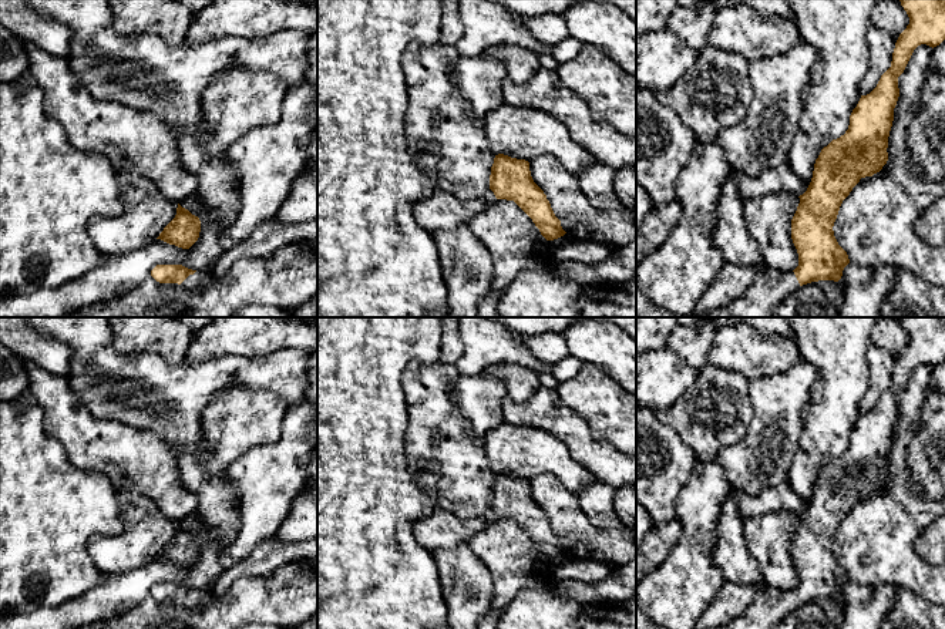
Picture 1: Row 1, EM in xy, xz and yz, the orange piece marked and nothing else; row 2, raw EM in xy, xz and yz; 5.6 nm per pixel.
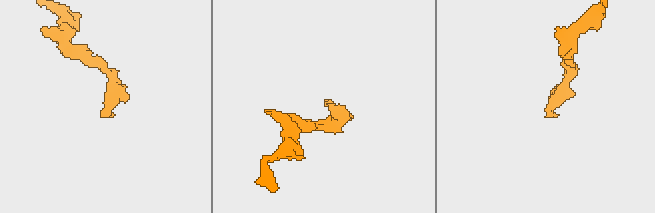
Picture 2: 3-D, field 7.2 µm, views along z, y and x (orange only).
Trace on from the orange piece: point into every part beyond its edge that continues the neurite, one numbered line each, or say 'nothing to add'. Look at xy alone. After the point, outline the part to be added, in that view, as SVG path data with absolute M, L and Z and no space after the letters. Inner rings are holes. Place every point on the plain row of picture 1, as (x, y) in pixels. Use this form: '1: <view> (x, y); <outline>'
1: xy (199, 598); M196 589L194 593L189 593L181 603L168 602L172 606L182 606L186 609L202 609L213 599L213 595L209 589Z

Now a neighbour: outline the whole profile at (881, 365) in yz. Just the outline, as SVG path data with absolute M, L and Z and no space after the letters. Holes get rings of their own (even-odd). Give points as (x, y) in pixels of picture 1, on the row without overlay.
M871 346L867 353L870 383L860 401L860 413L870 413L878 403L881 394L891 386L895 360L888 352Z

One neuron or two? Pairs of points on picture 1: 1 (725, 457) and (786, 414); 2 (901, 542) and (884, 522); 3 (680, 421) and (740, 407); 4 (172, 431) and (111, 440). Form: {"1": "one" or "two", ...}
{"1": "one", "2": "one", "3": "one", "4": "two"}

